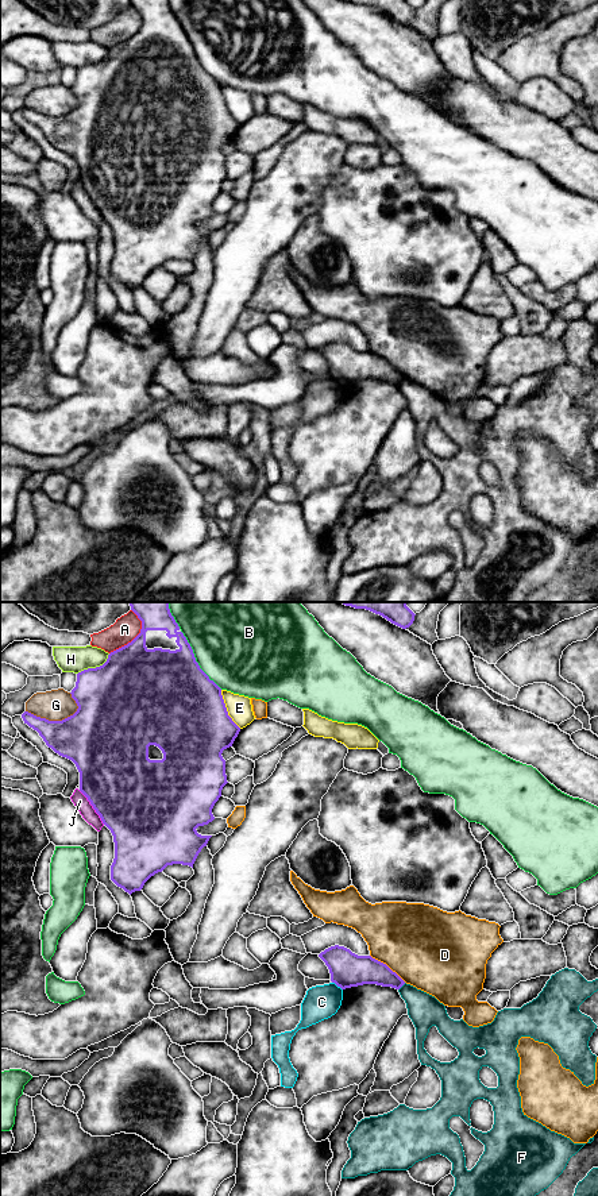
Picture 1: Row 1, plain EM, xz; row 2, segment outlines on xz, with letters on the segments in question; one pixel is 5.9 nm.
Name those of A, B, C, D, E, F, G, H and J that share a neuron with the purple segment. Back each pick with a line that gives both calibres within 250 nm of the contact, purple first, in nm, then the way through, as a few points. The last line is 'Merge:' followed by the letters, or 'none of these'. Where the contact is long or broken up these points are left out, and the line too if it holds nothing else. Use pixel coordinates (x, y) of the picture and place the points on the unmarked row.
Merge: none of these

